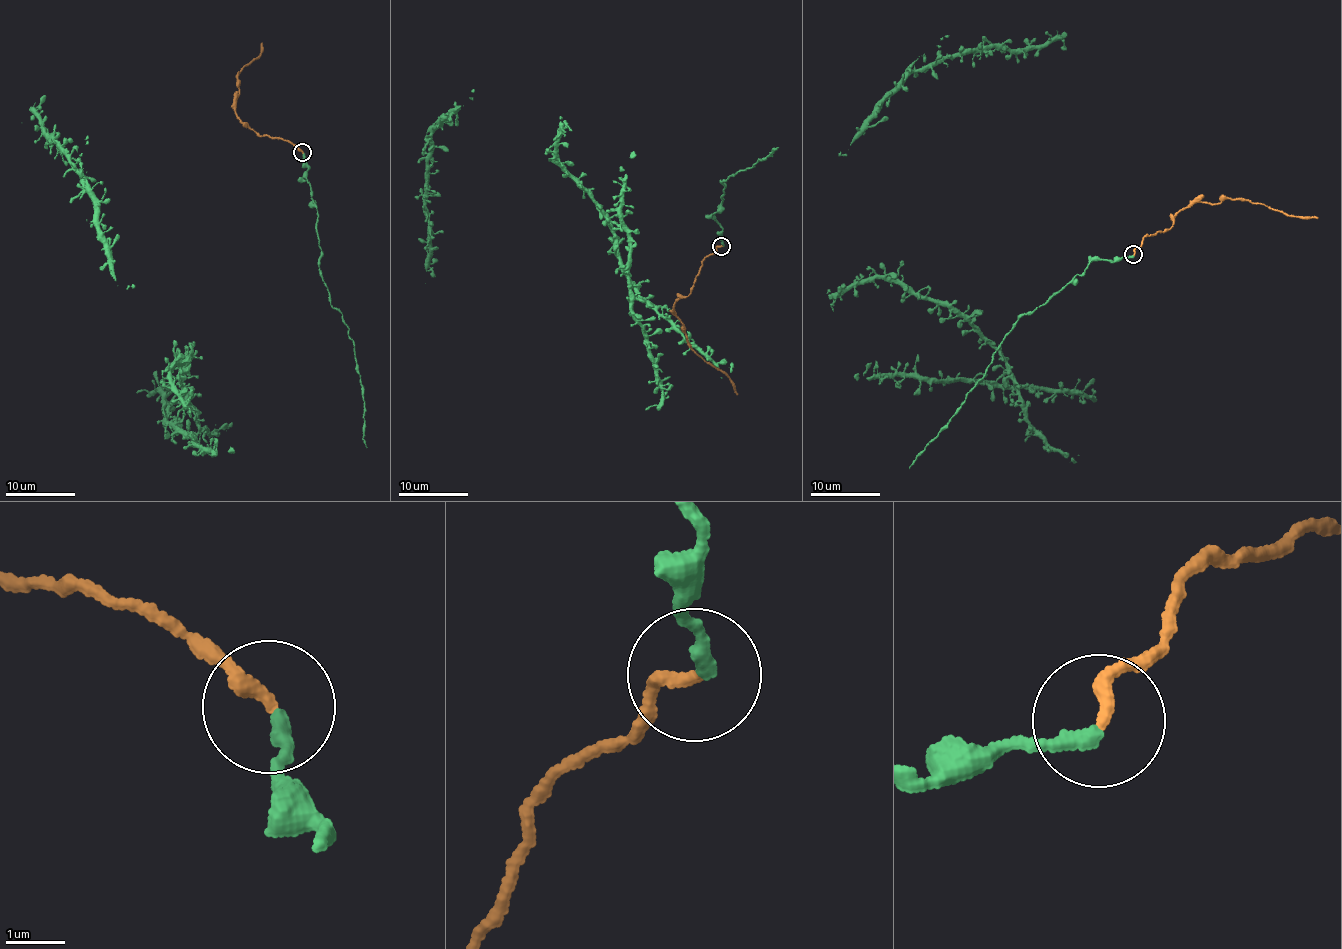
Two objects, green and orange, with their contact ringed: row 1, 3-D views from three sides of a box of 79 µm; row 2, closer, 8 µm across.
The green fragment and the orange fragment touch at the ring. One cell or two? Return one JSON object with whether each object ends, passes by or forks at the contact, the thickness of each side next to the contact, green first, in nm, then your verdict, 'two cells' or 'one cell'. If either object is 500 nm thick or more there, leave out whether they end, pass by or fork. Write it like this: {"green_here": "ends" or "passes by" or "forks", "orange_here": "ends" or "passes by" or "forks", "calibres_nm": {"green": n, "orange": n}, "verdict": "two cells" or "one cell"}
{"green_here": "ends", "orange_here": "ends", "calibres_nm": {"green": 260, "orange": 240}, "verdict": "two cells"}

